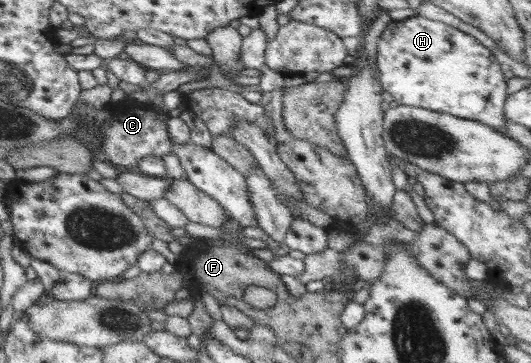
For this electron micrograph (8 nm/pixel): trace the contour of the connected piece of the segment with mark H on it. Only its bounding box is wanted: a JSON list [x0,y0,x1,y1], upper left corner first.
[377,16,508,136]

